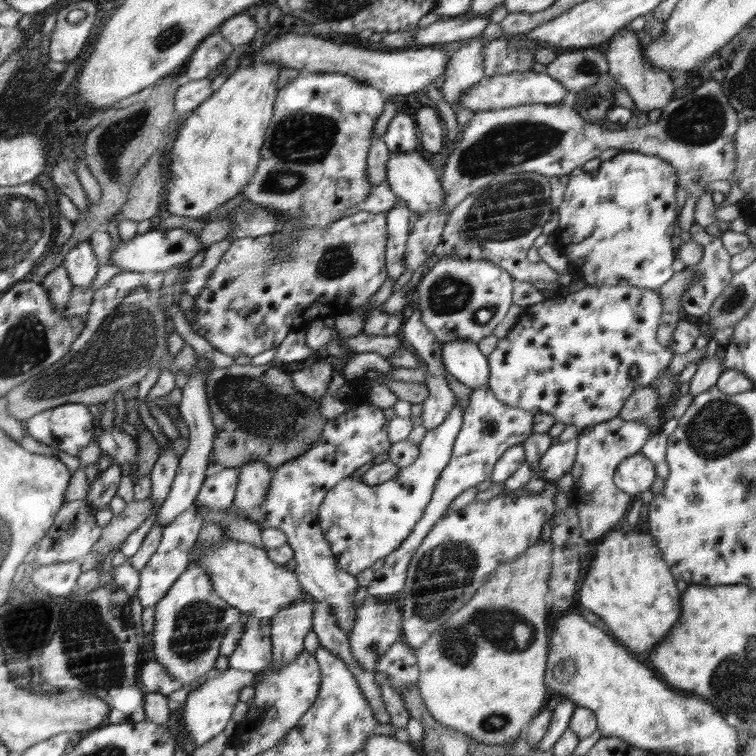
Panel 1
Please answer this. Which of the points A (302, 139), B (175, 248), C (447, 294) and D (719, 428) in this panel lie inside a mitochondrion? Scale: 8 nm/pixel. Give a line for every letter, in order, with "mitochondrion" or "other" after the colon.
A: mitochondrion
B: other
C: mitochondrion
D: mitochondrion

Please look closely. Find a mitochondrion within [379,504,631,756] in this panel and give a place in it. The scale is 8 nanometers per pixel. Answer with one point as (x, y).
(441, 576)

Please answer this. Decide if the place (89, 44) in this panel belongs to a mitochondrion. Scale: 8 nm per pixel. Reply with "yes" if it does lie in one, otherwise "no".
no

